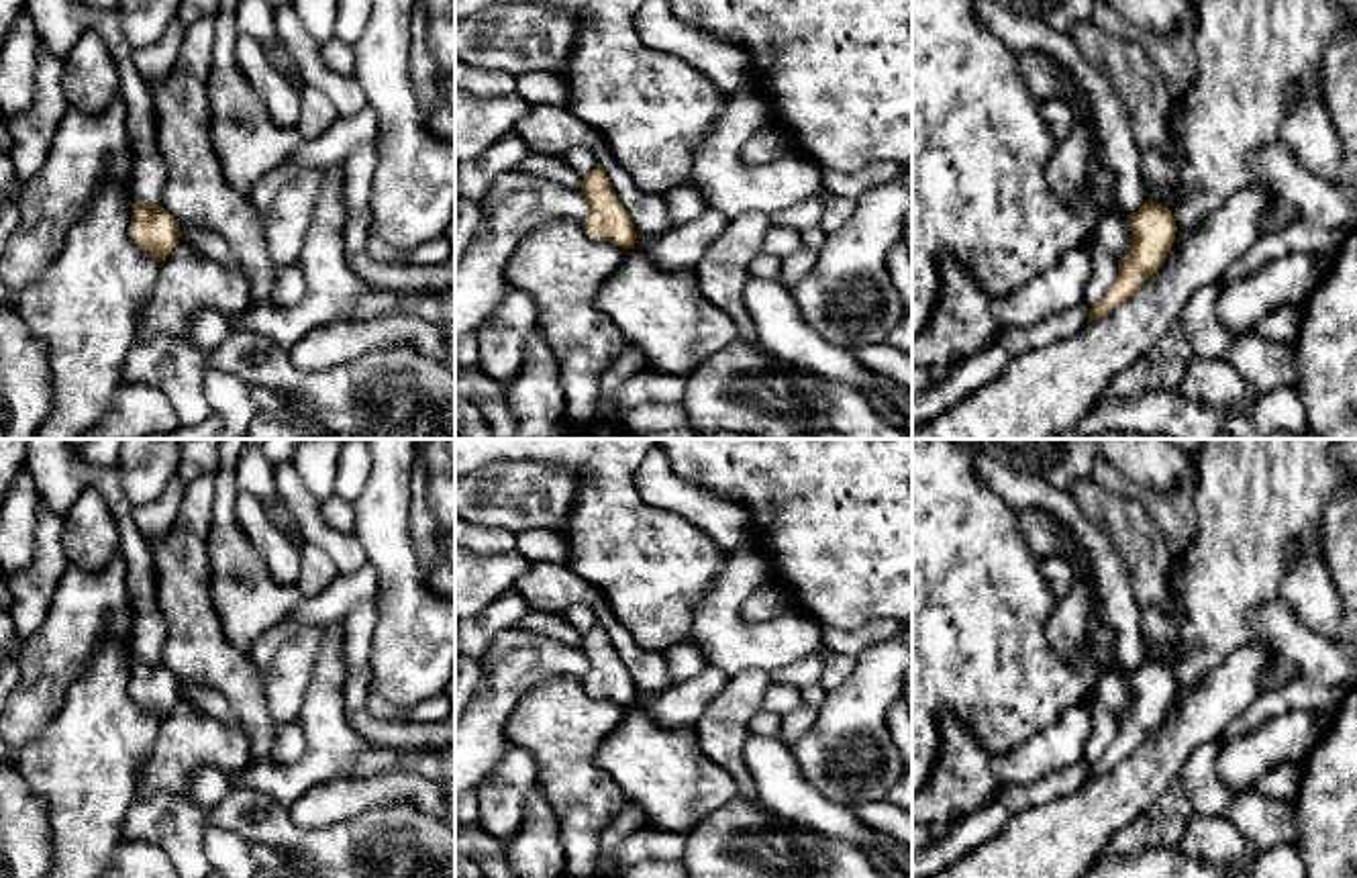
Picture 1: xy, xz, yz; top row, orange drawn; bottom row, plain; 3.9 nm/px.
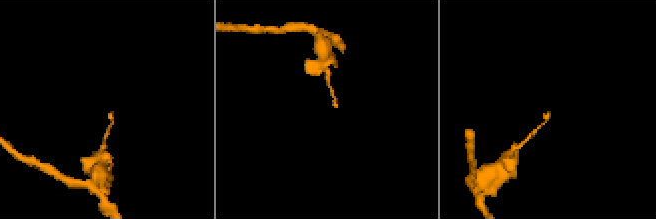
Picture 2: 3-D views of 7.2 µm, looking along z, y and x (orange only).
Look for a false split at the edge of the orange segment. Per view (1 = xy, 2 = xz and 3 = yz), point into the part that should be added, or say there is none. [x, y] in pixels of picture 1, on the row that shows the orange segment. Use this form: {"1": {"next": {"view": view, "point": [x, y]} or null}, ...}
{"1": {"next": null}, "2": {"next": null}, "3": {"next": null}}

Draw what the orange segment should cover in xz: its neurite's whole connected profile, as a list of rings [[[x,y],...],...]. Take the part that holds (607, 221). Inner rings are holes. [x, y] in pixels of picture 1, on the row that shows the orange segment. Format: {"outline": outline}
{"outline": [[[600,167],[590,172],[584,178],[580,192],[590,204],[590,212],[582,223],[586,235],[596,241],[610,241],[622,249],[631,249],[639,235],[606,172]]]}

